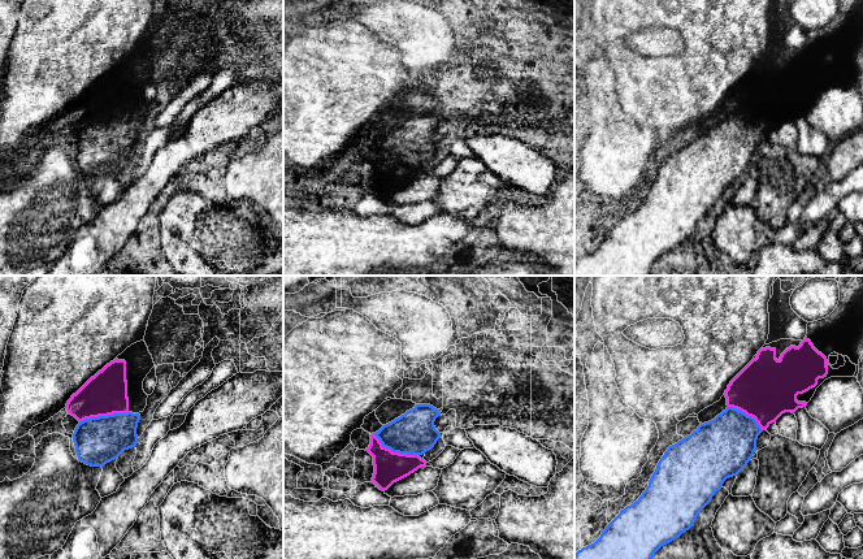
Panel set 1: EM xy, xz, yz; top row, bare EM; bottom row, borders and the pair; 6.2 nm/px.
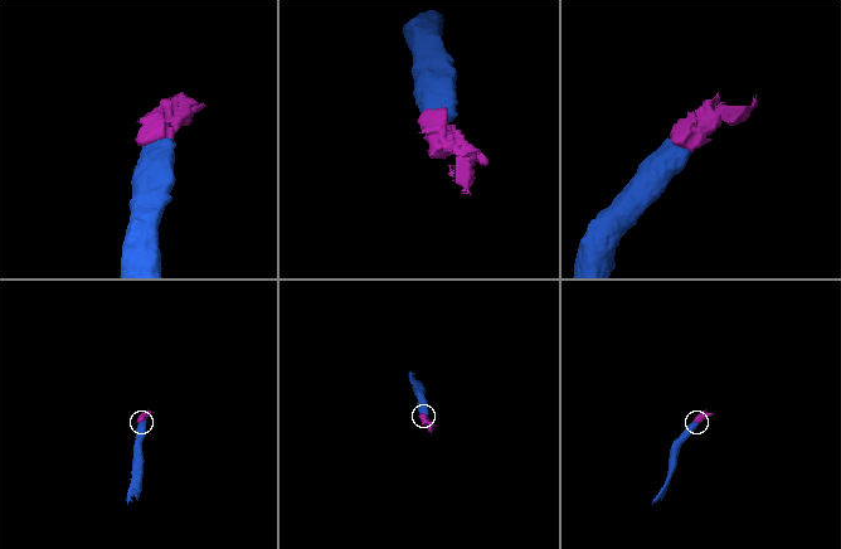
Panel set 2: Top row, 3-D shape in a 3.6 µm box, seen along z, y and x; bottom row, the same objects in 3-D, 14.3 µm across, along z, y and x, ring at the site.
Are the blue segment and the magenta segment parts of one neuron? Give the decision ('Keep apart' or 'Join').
Join

